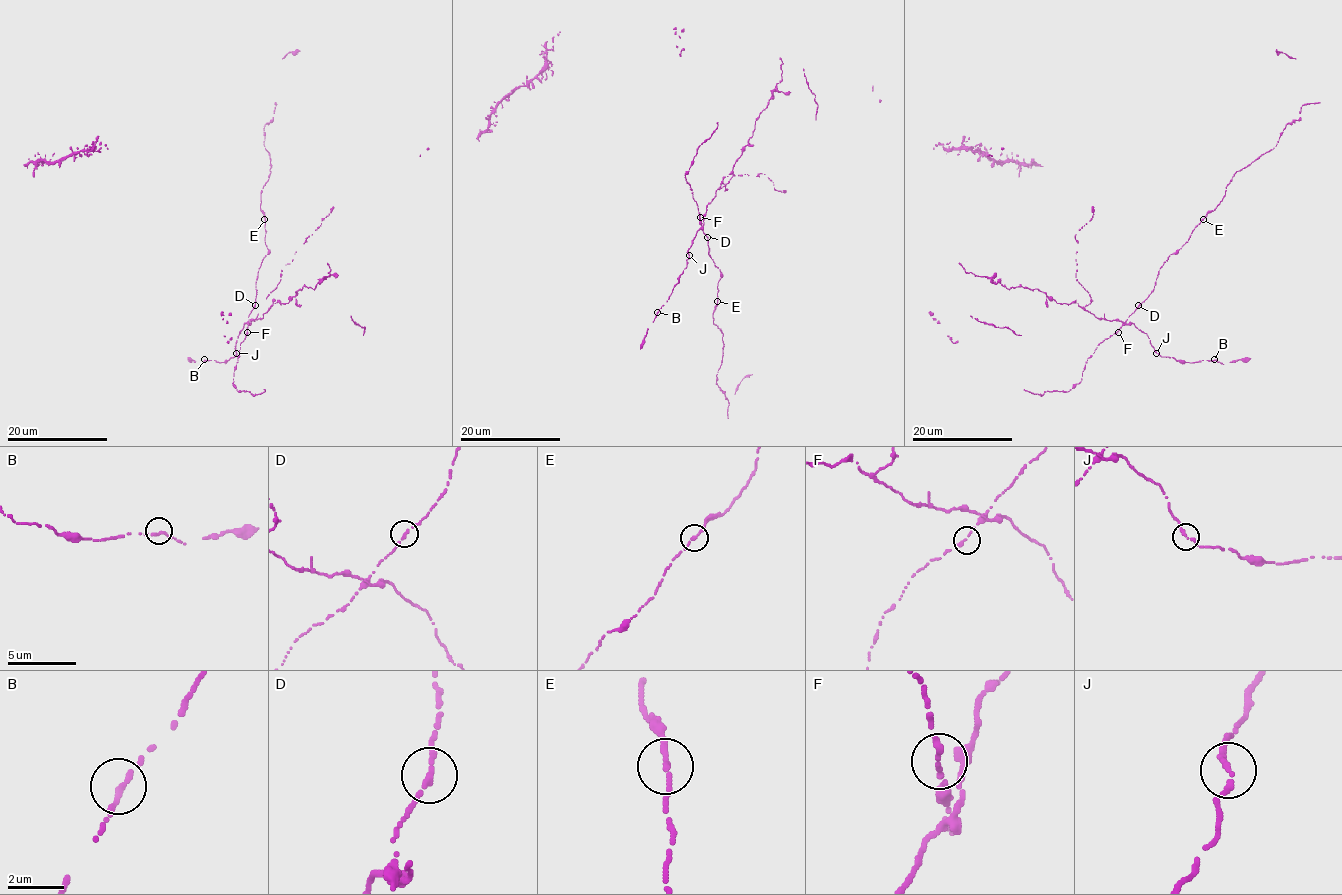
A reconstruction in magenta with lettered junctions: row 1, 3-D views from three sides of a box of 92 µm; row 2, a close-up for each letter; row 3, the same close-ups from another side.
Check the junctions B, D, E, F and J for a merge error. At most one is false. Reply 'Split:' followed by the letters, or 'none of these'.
Split: none of these

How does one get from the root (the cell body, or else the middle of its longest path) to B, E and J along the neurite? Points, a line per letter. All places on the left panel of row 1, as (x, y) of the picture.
B: (302, 288), (287, 303), (272, 304), (262, 318), (243, 325), (237, 338), (234, 357), (221, 363), (204, 359)
E: (302, 288), (287, 303), (275, 303), (262, 318), (248, 321), (258, 267), (268, 251), (265, 220)
J: (302, 288), (287, 303), (275, 303), (262, 318), (246, 323), (237, 338), (236, 353)

